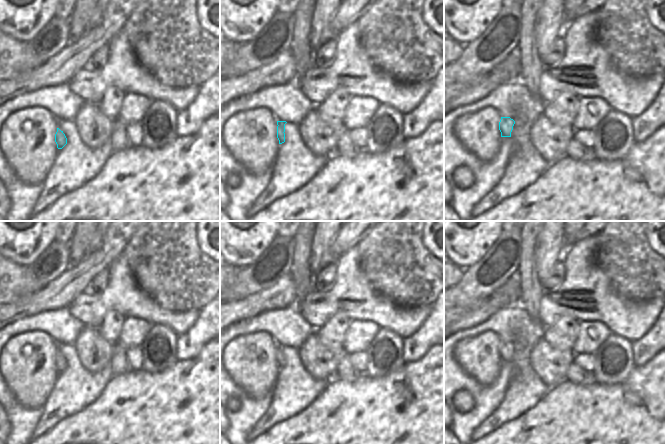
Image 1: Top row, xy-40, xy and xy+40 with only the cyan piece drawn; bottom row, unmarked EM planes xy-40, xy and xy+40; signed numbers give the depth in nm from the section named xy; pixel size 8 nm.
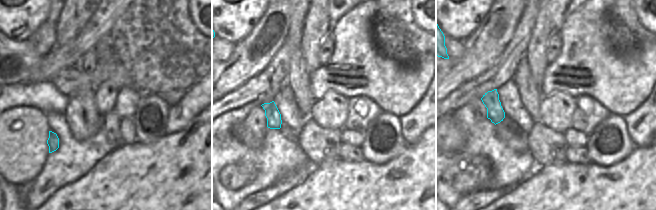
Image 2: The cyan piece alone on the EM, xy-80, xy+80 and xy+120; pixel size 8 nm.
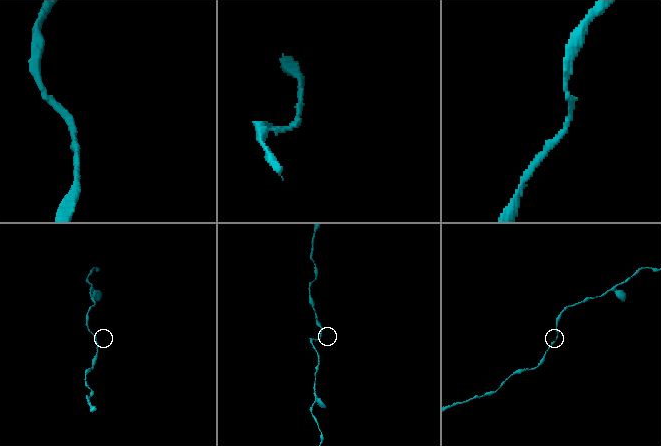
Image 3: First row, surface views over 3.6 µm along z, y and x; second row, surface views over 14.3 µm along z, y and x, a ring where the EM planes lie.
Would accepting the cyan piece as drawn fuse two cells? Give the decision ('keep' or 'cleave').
keep

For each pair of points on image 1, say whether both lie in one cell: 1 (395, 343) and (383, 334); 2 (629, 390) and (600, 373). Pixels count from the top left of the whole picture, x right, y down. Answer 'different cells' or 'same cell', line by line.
1: same cell
2: different cells

